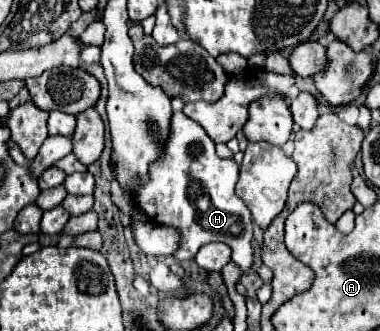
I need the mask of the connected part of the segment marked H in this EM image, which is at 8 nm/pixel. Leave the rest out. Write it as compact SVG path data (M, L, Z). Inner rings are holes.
M173 112L169 138L161 146L159 158L149 164L147 182L139 180L133 186L133 192L139 208L153 222L171 226L179 232L181 240L179 248L173 252L175 260L193 260L203 244L225 242L231 248L231 260L247 272L253 262L253 220L249 216L249 208L245 208L243 200L235 196L237 178L237 162L219 158L209 134L205 134L205 130L183 112ZM195 180L199 182L197 190Z

